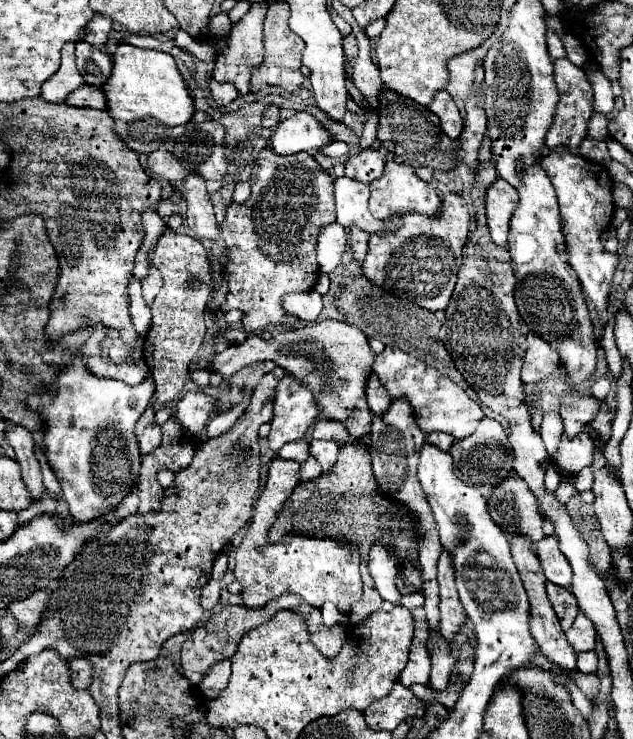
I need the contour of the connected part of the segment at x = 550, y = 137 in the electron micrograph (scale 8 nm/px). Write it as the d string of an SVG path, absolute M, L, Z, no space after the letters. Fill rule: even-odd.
M556 59L554 61L554 81L558 87L558 105L556 105L556 119L550 125L544 143L554 149L554 147L568 147L570 151L578 153L580 151L580 143L586 137L586 129L588 129L588 119L592 113L592 87L584 75L584 71L580 67L574 67L574 63L570 63L568 59ZM564 75L568 75L564 79Z

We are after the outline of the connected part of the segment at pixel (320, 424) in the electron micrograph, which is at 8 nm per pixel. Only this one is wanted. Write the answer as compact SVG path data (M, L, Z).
M318 421L314 425L311 437L316 440L335 441L342 444L356 443L355 439L351 440L345 426L335 421Z

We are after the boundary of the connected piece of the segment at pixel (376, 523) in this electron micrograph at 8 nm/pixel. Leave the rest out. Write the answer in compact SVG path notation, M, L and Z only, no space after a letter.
M360 441L360 445L342 445L338 459L330 473L322 473L312 481L300 481L294 487L294 493L286 499L282 509L276 515L274 525L268 531L268 543L278 543L284 533L298 533L306 537L344 537L348 543L358 543L362 555L362 573L364 573L364 593L362 599L354 605L350 613L349 626L362 623L370 613L380 609L382 597L374 587L374 581L368 573L368 551L372 543L382 541L390 545L400 561L410 559L418 567L418 553L414 543L414 519L402 509L398 503L382 497L376 489L372 467L370 467L370 451Z

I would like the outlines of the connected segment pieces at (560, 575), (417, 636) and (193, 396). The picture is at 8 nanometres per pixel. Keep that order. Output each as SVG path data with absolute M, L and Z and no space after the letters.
M546 537L534 543L534 549L540 559L546 581L568 589L570 587L570 565L566 563L566 559L562 559L562 553L558 551L558 539Z
M414 609L412 611L414 617L414 639L408 651L408 665L402 671L402 679L400 683L404 687L410 687L414 683L428 683L430 677L430 655L426 651L426 641L428 641L428 627L426 627L426 619L424 619L424 611L422 609Z
M186 391L176 405L174 417L188 433L198 435L204 431L206 421L212 415L212 403L214 399L210 395L204 395L202 391Z

